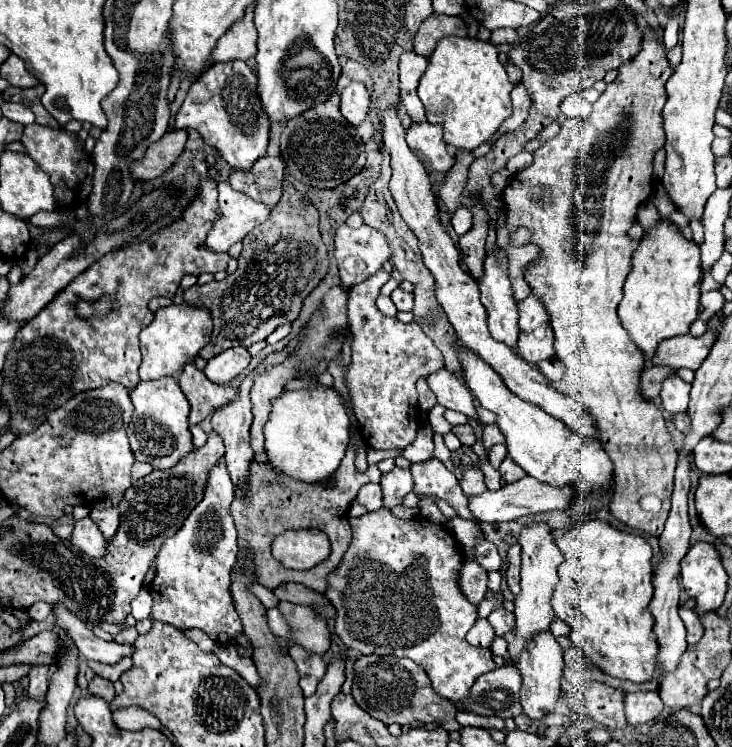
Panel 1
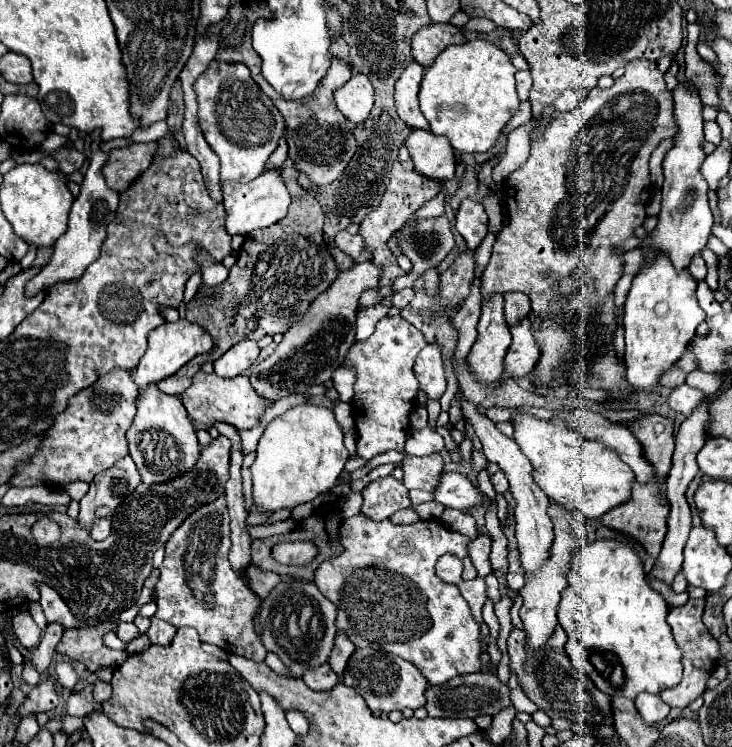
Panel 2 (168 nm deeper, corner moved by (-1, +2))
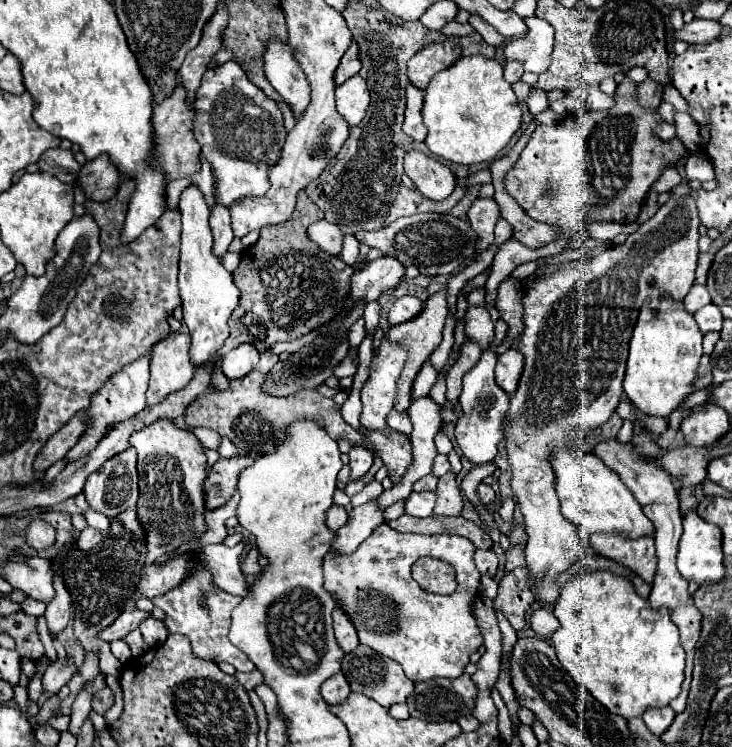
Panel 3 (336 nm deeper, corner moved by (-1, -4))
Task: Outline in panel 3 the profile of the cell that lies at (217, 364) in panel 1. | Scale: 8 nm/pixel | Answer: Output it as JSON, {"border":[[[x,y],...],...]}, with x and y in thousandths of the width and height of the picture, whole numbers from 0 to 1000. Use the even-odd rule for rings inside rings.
{"border":[[[327,461],[302,479],[302,495],[313,509],[327,509],[346,495],[354,482],[354,471],[346,461]]]}

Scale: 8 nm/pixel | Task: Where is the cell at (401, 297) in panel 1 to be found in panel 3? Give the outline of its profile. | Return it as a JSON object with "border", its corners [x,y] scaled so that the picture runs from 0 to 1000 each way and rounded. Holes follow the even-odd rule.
{"border":[[[551,396],[551,399],[542,399],[534,418],[531,418],[531,434],[548,434],[548,431],[556,431],[561,428],[564,423],[570,423],[575,418],[578,407],[572,399],[567,396]]]}

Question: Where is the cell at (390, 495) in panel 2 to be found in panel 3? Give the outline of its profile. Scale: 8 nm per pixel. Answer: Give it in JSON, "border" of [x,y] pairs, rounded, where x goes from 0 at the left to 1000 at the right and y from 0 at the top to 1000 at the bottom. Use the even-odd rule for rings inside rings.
{"border":[[[504,669],[477,685],[477,696],[460,712],[460,723],[455,723],[458,742],[485,739],[488,731],[507,718],[507,712],[526,699],[526,683],[515,677],[515,669]]]}

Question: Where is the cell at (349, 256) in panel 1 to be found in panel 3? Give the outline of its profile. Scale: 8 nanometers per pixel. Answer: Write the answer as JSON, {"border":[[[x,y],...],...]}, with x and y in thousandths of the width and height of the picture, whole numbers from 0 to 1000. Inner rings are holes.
{"border":[[[436,295],[430,300],[422,303],[422,319],[447,340],[452,343],[463,343],[469,335],[469,311],[463,308],[463,303],[455,303],[452,297]]]}

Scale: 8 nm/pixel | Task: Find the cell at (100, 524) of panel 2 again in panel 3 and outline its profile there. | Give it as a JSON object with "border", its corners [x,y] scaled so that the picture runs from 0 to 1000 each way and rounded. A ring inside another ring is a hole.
{"border":[[[119,704],[113,712],[108,712],[108,720],[105,720],[105,731],[111,736],[124,736],[130,728],[135,728],[141,723],[141,715],[133,710],[133,707],[124,707]]]}

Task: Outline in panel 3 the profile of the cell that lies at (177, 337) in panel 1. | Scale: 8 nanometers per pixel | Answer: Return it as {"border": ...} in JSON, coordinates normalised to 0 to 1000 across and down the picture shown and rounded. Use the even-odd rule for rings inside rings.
{"border":[[[234,444],[228,452],[217,455],[206,469],[204,482],[204,519],[201,544],[220,538],[228,527],[247,522],[266,501],[264,485],[258,485],[258,447]]]}

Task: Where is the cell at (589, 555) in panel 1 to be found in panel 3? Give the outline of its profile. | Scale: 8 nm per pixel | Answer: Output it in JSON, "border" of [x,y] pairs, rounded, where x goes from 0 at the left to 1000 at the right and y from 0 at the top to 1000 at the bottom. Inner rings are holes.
{"border":[[[832,763],[791,768],[766,787],[755,822],[766,835],[766,841],[753,851],[766,892],[832,953],[859,964],[876,959],[887,945],[911,945],[930,926],[936,870],[928,859],[928,843],[914,830],[914,817],[892,817],[887,806],[867,793],[867,784],[859,774]]]}

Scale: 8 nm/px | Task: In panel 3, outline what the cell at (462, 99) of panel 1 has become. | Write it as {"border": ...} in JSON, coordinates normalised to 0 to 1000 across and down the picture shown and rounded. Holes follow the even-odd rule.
{"border":[[[657,72],[633,75],[613,94],[594,99],[581,118],[575,150],[586,171],[583,198],[594,209],[638,222],[671,217],[712,166],[712,145],[698,112],[687,104],[684,83]]]}

